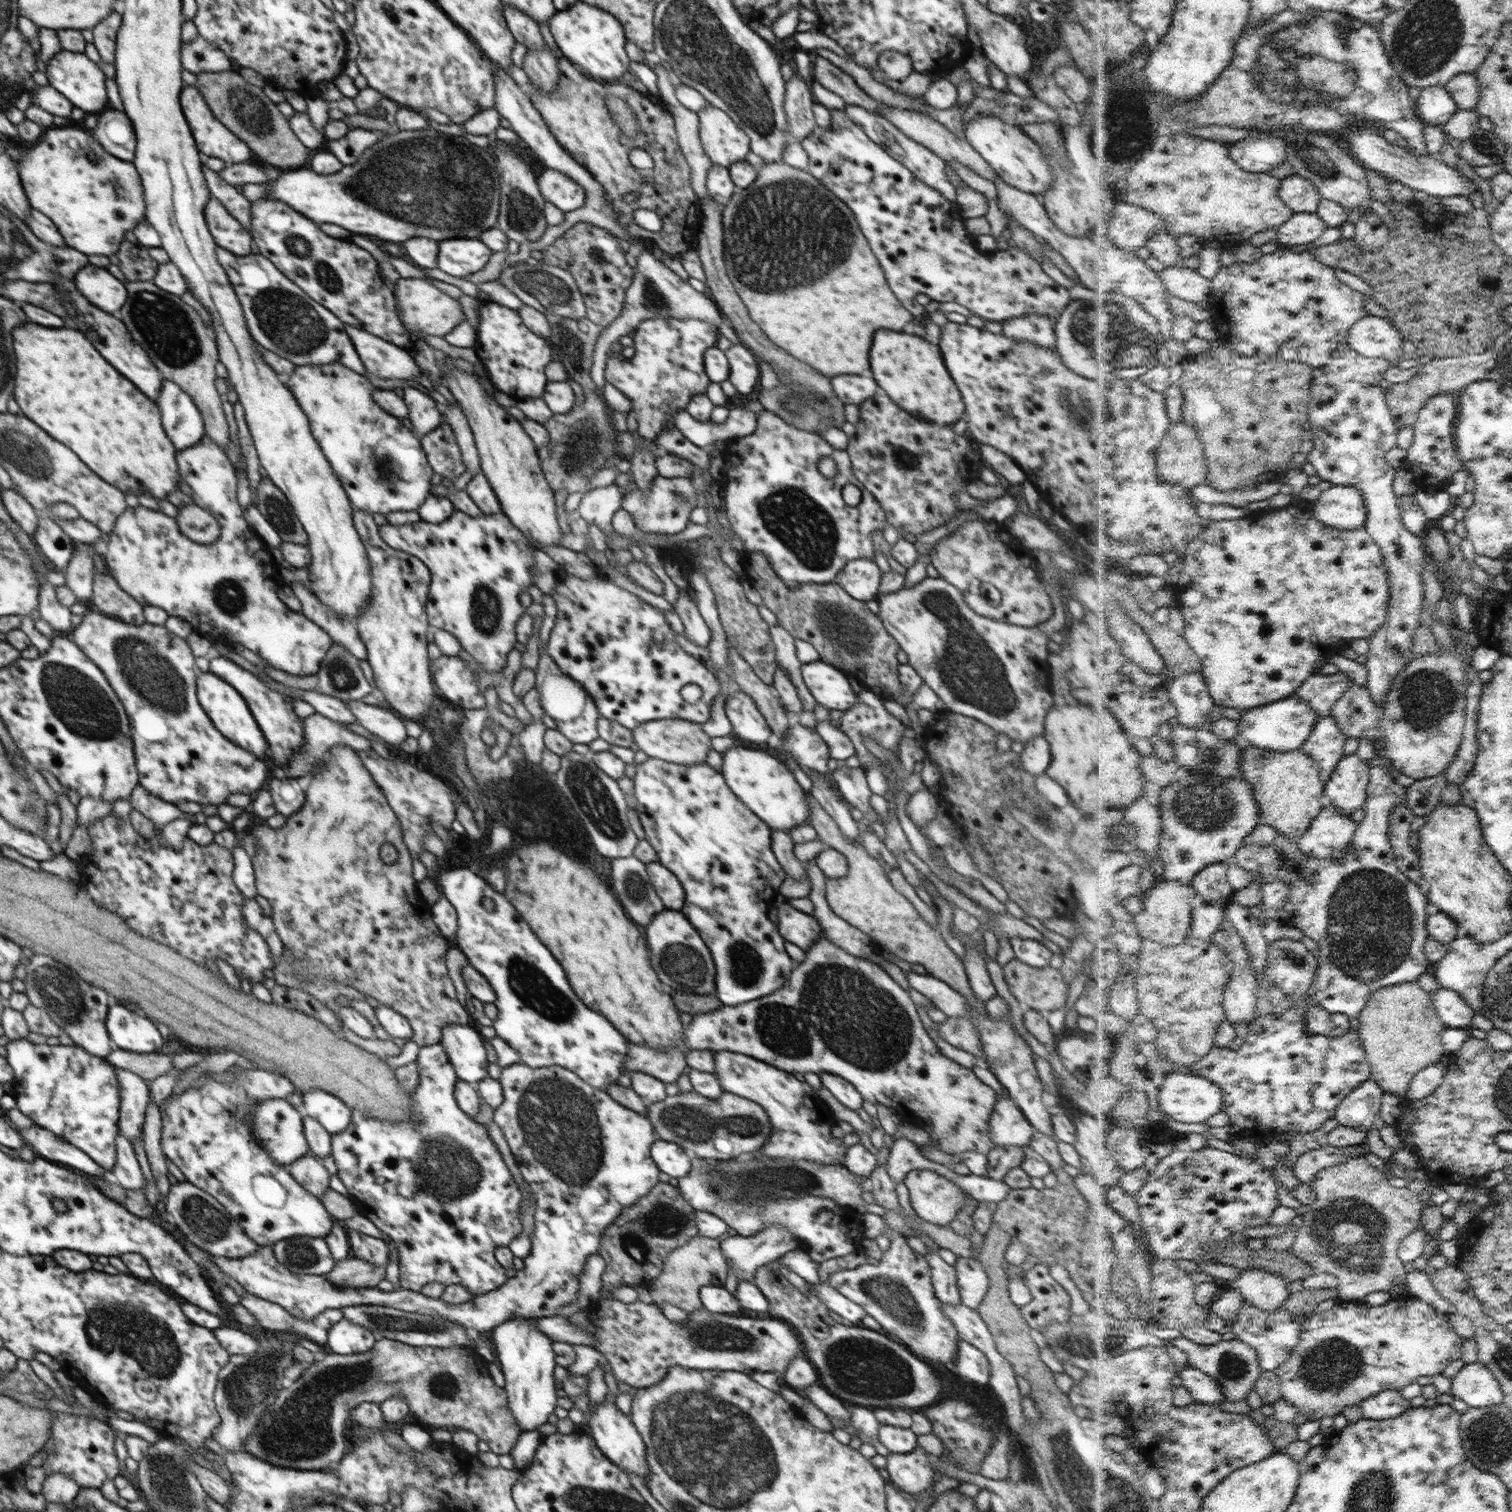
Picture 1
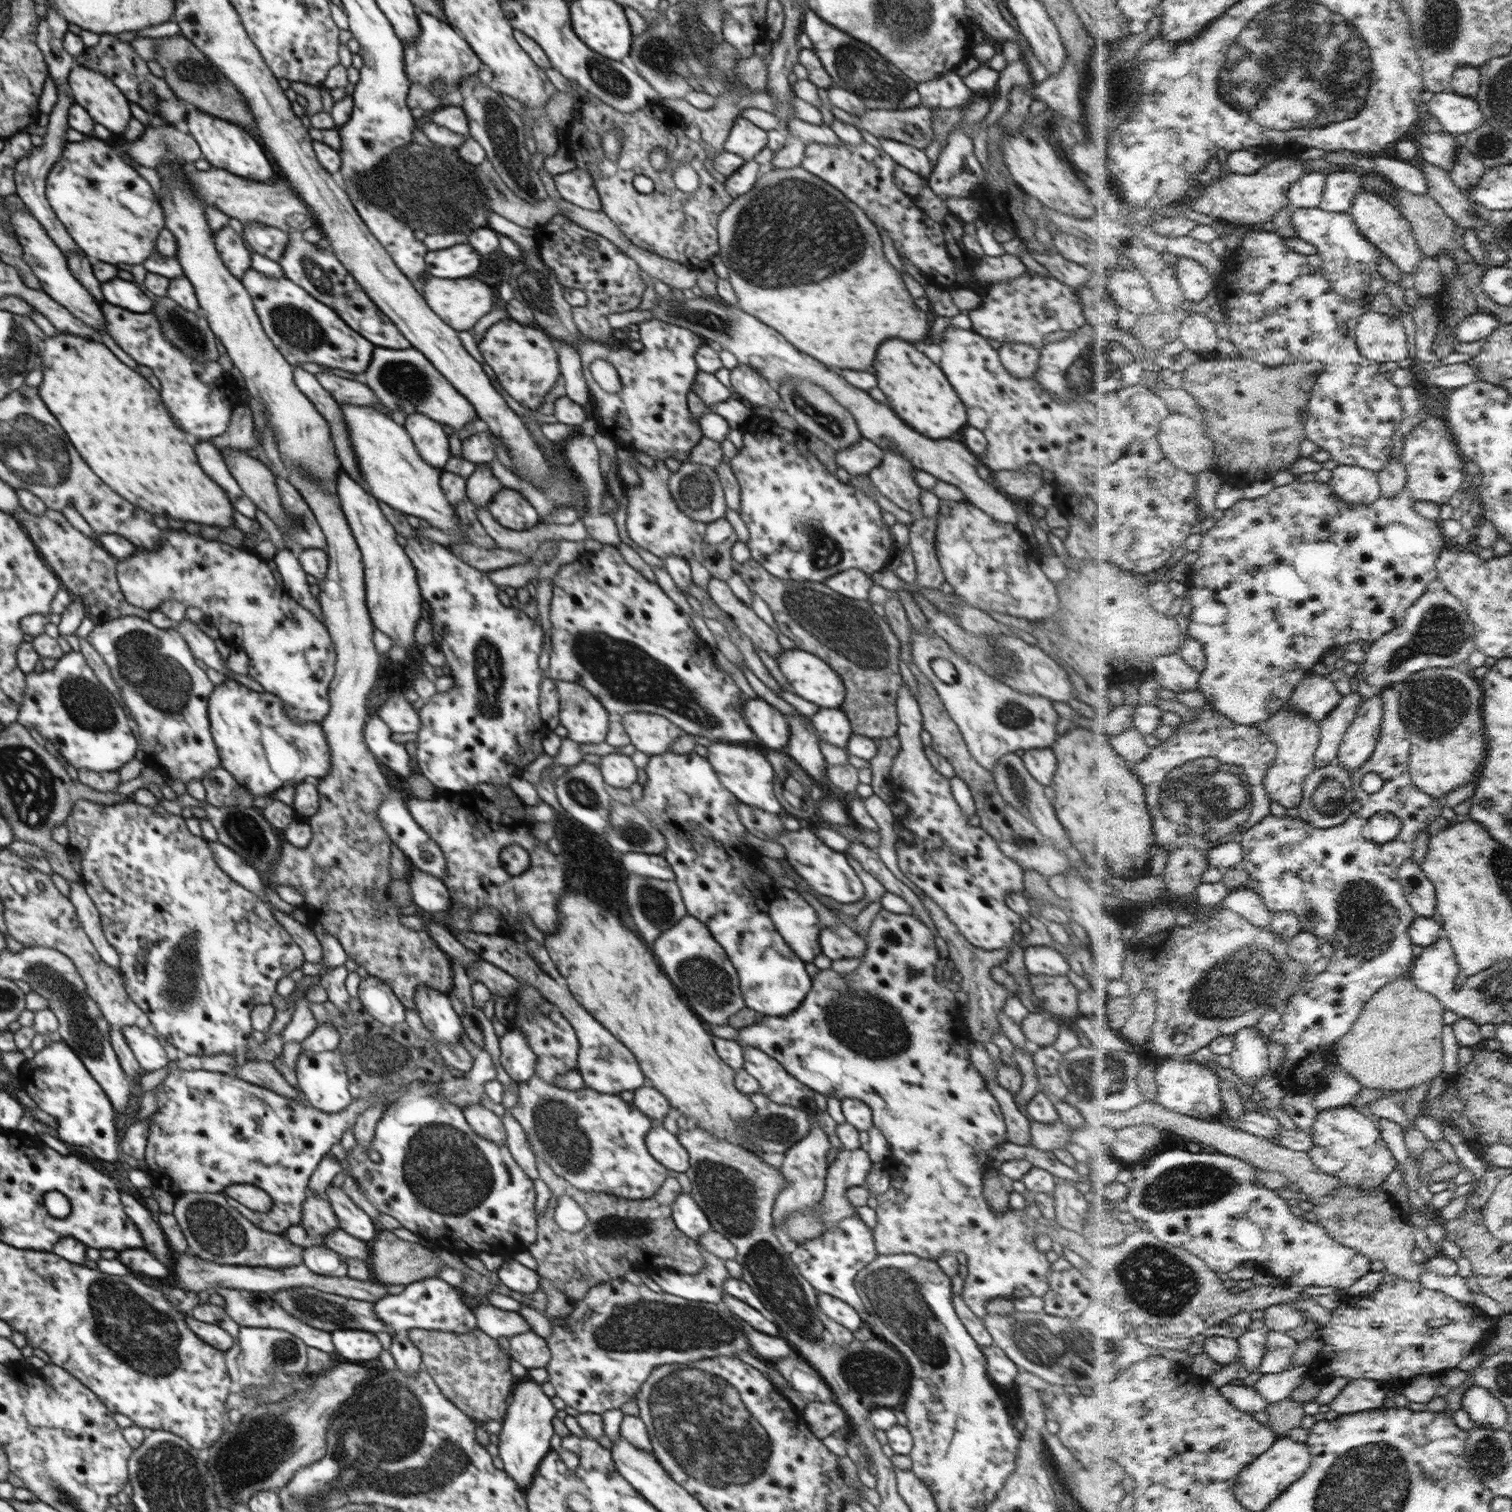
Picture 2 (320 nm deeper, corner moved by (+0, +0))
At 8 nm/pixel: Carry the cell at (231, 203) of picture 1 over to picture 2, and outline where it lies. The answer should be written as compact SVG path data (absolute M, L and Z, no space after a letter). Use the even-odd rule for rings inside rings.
M251 222L244 226L248 244L256 253L279 262L289 243L290 235L274 226Z

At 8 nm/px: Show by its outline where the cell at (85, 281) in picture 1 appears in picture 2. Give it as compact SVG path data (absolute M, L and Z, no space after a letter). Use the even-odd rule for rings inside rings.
M114 278L102 284L102 292L106 302L129 312L146 313L152 309L152 300L140 292L140 288L132 282Z

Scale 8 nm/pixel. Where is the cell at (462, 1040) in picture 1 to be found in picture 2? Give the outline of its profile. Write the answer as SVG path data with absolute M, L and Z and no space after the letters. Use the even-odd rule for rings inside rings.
M420 986L417 995L414 996L414 1003L424 1027L432 1033L432 1039L438 1039L438 1042L446 1046L462 1042L460 1039L465 1030L460 1016L454 1012L450 1004L449 995Z

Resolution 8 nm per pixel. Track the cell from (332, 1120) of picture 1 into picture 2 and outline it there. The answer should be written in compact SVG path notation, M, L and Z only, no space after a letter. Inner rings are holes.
M337 1049L318 1053L304 1050L298 1056L295 1070L298 1086L310 1104L319 1111L337 1113L343 1111L354 1100L348 1091L350 1080L344 1063L344 1057Z

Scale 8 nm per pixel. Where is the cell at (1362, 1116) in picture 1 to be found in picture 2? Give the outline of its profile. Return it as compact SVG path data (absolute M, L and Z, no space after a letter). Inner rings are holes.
M1356 1106L1334 1107L1319 1113L1312 1134L1315 1147L1310 1153L1315 1163L1324 1172L1339 1176L1342 1182L1349 1184L1349 1186L1359 1186L1360 1188L1365 1188L1365 1190L1382 1188L1386 1184L1386 1180L1390 1178L1390 1174L1398 1168L1399 1160L1393 1153L1390 1145L1385 1142L1381 1129L1366 1114L1358 1112Z

